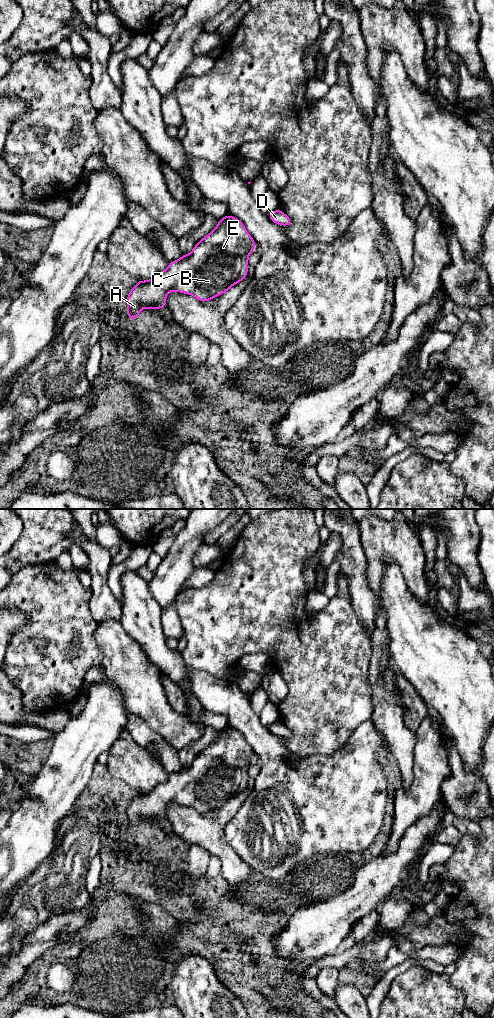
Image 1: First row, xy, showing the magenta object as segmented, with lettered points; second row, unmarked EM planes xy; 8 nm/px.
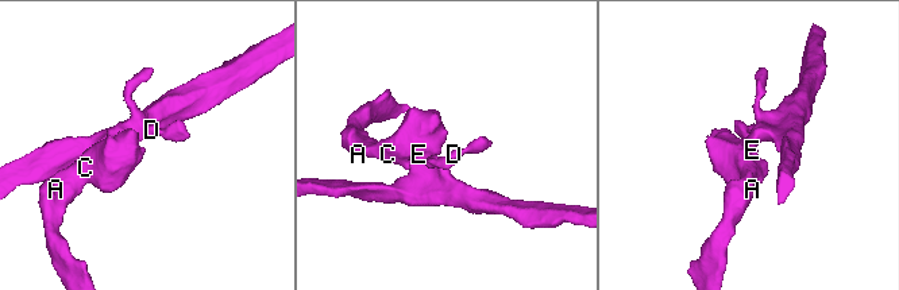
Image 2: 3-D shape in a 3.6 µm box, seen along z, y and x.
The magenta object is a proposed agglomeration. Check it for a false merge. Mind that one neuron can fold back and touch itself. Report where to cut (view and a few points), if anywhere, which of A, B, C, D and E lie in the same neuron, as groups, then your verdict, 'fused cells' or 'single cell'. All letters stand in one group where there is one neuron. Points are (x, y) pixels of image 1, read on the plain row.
no cut | A B C D E | single cell

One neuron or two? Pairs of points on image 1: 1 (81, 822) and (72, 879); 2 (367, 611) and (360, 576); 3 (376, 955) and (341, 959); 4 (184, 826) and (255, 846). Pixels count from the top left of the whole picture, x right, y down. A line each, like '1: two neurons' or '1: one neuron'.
1: one neuron
2: one neuron
3: one neuron
4: two neurons

